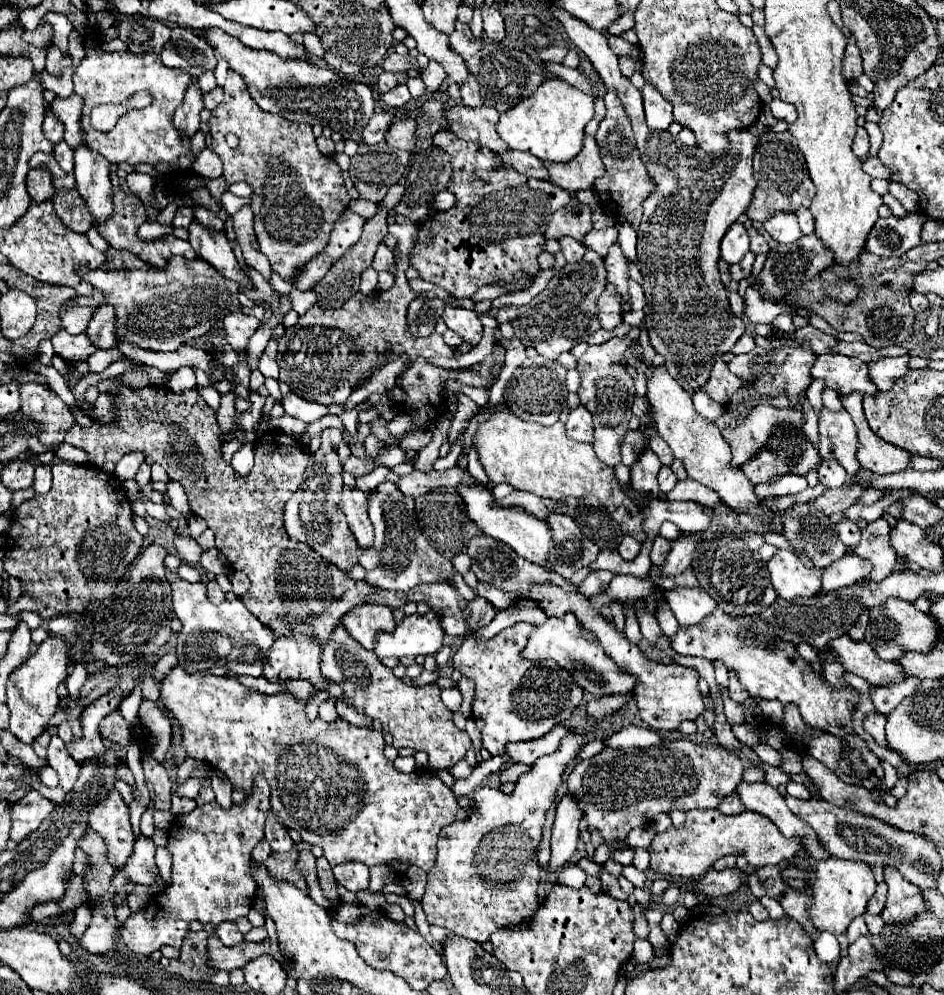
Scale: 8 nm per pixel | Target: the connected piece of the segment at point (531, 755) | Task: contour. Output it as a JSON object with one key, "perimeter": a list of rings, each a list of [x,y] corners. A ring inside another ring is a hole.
{"perimeter":[[[559,725],[553,727],[547,735],[543,735],[543,739],[531,739],[531,741],[519,741],[519,743],[509,743],[507,745],[507,755],[511,757],[511,761],[515,763],[525,763],[525,765],[533,765],[535,759],[543,757],[543,755],[551,755],[553,751],[559,749],[563,737],[567,737],[573,731],[573,727],[567,725]]]}

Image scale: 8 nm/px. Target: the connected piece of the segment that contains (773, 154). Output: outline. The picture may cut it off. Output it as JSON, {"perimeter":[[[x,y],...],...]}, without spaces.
{"perimeter":[[[769,131],[761,135],[753,153],[753,175],[757,179],[757,187],[753,193],[753,201],[745,211],[751,221],[769,219],[775,211],[797,211],[797,207],[809,207],[815,197],[815,185],[805,167],[805,157],[789,131]]]}

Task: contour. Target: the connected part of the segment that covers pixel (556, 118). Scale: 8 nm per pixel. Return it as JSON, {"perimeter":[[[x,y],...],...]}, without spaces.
{"perimeter":[[[545,79],[537,91],[499,115],[497,133],[509,149],[525,151],[541,161],[571,161],[583,149],[583,129],[593,119],[593,97],[561,79]]]}

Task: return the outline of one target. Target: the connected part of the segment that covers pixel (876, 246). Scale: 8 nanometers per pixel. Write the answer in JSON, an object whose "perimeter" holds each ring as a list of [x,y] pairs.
{"perimeter":[[[919,211],[907,213],[905,217],[891,215],[885,219],[877,219],[863,249],[867,253],[883,257],[899,257],[921,243],[919,235],[923,223],[925,217]]]}

